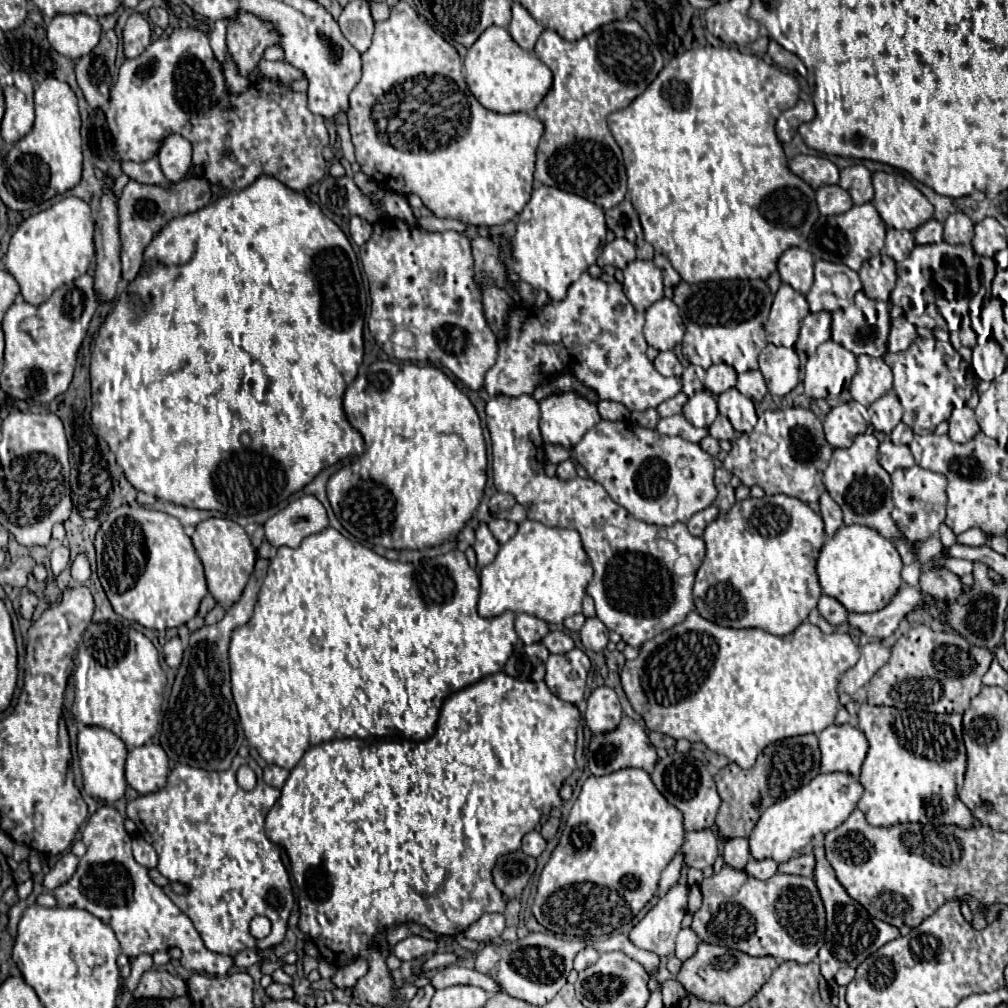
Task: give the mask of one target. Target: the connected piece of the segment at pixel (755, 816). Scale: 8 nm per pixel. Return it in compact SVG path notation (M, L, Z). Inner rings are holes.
M803 734L779 740L765 748L757 764L749 770L739 768L737 764L727 764L715 774L717 792L721 796L721 806L717 812L717 826L721 834L731 840L739 836L749 836L761 818L761 814L775 804L777 800L783 800L791 796L797 788L809 784L819 774L819 746L815 734Z

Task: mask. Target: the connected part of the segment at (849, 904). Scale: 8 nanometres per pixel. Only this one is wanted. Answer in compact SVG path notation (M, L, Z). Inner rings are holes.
M819 848L815 852L815 858L817 858L817 868L815 868L813 878L817 882L817 888L821 892L821 898L823 898L825 910L827 910L827 932L825 932L825 944L819 950L819 964L821 964L821 976L827 982L831 982L839 968L843 968L843 966L857 968L865 958L869 958L873 952L877 952L883 944L895 940L899 936L899 930L881 920L873 920L869 916L869 912L861 904L857 904L845 892L845 888L841 888L841 884L833 876L833 870L829 868L829 862L825 860L823 848Z

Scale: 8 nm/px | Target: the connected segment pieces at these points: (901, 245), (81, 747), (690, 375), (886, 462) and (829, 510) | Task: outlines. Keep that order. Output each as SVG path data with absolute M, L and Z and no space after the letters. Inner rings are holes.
M887 228L887 238L885 238L885 254L891 256L895 262L905 260L909 252L915 248L913 234L909 230L895 230Z
M81 726L79 740L77 740L77 752L83 772L83 788L85 792L95 800L105 800L109 804L121 800L125 796L127 782L125 779L125 762L127 748L121 738L117 738L113 732L99 728L99 726Z
M689 366L681 376L682 380L682 391L687 396L693 396L695 392L703 388L703 382L699 378L699 372L695 370L695 366Z
M889 438L879 446L879 464L893 474L897 468L911 468L915 466L913 454L909 450L909 446L897 446L893 444Z
M827 492L821 496L819 504L821 504L821 518L825 522L825 532L827 532L827 536L833 536L843 526L841 508L833 502L833 498Z

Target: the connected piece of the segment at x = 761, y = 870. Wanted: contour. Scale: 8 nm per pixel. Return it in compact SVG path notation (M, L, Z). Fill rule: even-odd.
M749 858L747 866L745 866L745 872L749 872L751 876L755 876L759 880L769 880L777 872L777 862L771 860L771 858L763 858L763 860Z

